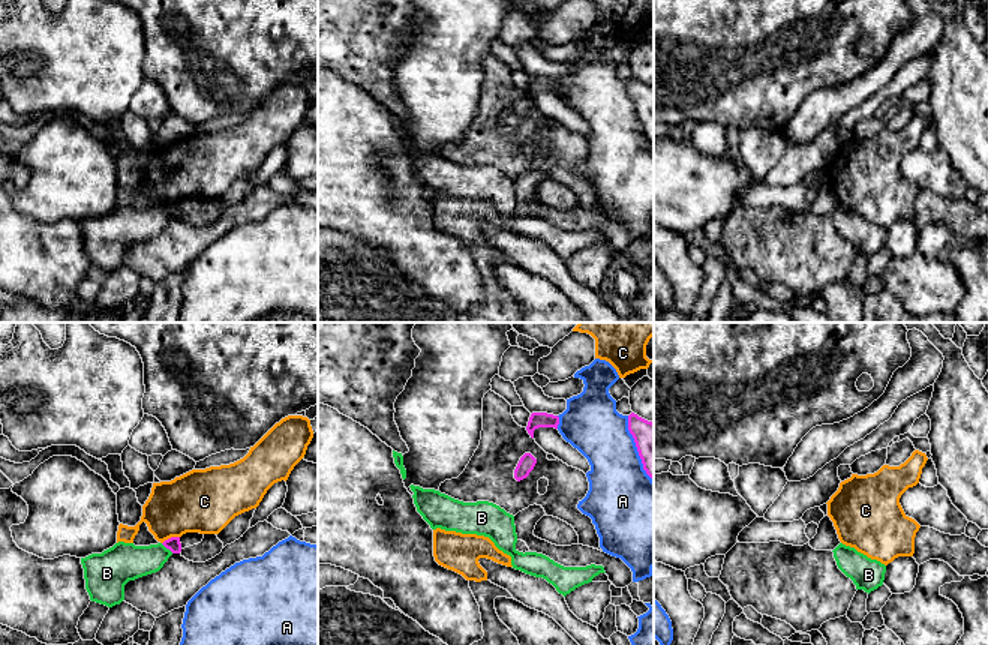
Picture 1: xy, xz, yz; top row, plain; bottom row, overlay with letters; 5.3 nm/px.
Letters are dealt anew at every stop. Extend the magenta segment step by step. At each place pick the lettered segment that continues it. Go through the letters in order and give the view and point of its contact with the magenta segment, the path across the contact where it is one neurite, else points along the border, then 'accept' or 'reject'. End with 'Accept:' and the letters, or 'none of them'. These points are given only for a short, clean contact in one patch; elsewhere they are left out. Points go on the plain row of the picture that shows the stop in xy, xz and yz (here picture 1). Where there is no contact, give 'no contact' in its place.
A: meets magenta in xz at (637, 113); reject
B: meets magenta in xy at (167, 212); reject
C: meets magenta in xy at (171, 201); reject
Accept: none of them

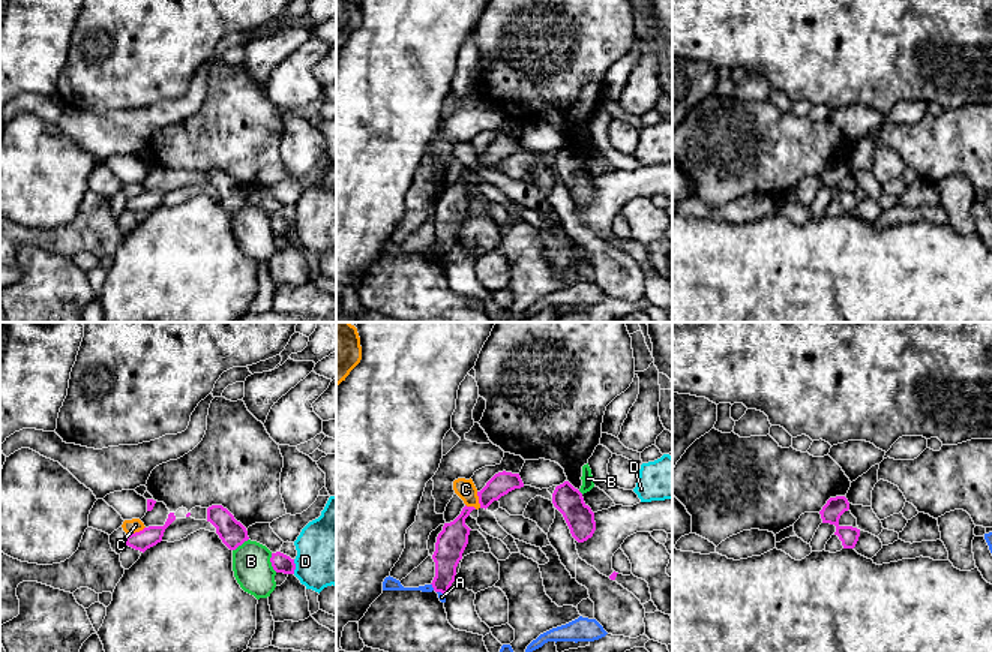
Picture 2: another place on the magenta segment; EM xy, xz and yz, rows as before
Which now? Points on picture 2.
A: meets magenta in xz at (432, 251); reject
B: meets magenta in xy at (270, 225); border along xy (270, 218), (270, 230), (276, 236); reject
C: meets magenta in xy at (135, 197); border along xy (144, 191), (128, 200); reject
D: meets magenta in xy at (294, 231); border along xy (293, 224), (294, 237); reject
Accept: none of them

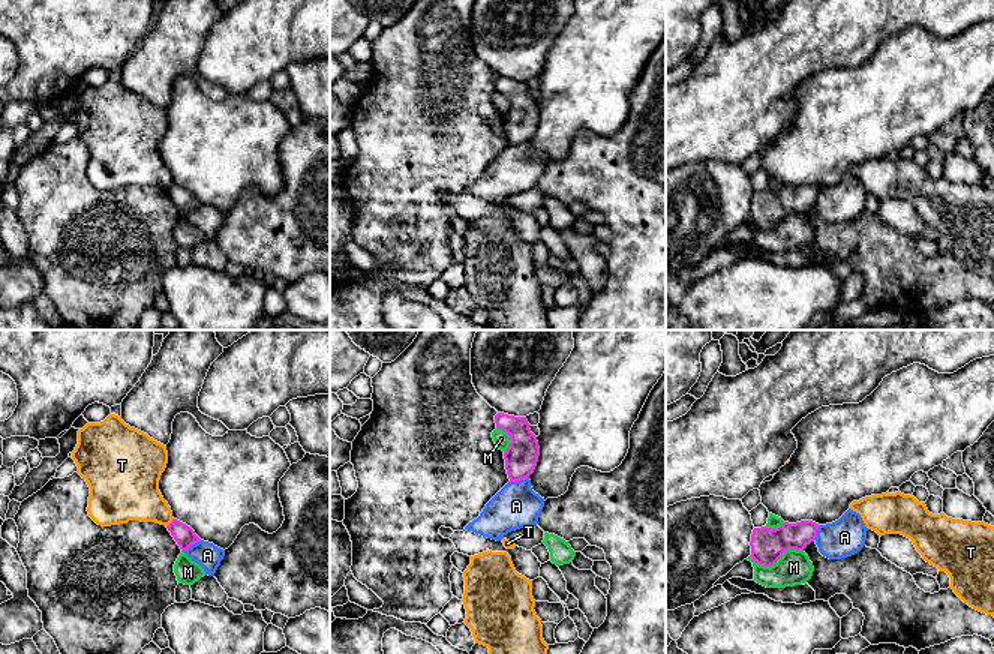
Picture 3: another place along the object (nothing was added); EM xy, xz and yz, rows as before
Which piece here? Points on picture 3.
A: meets magenta in xz at (519, 144); reject
M: meets magenta in yz at (775, 225); reject
T: meets magenta in xy at (171, 186); border along xy (173, 182), (167, 191); reject
Accept: none of them

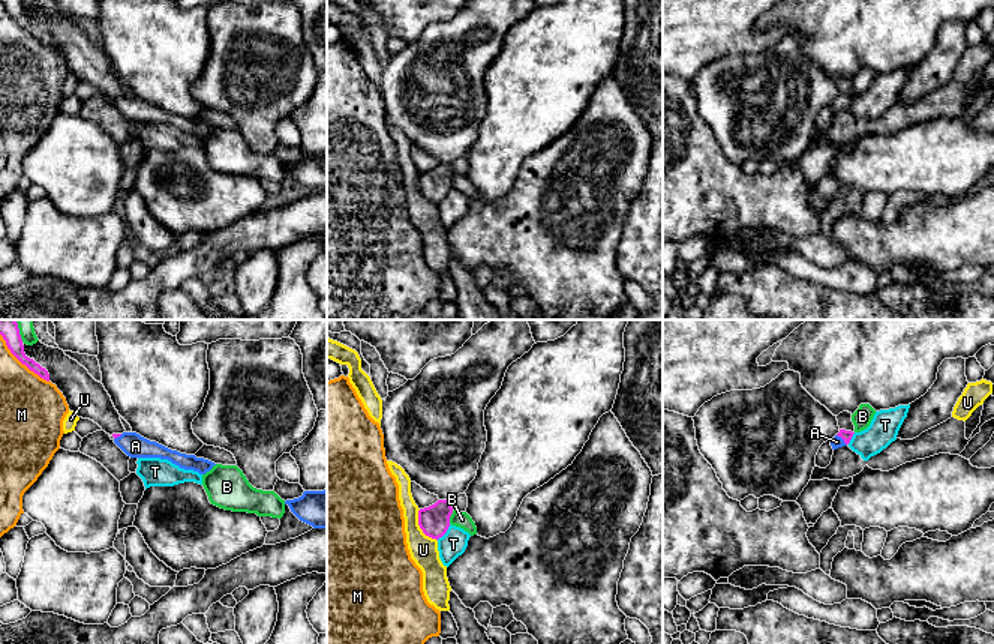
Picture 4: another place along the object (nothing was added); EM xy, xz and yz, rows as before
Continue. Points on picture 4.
A: meets magenta in yz at (843, 102); runs through yz (846, 99), (843, 102), (837, 105); accept
B: meets magenta in xz at (450, 179); reject
M: meets magenta in xy at (23, 27); reject
T: meets magenta in xz at (444, 197); reject
U: meets magenta in xz at (420, 191); reject
Accept: A

